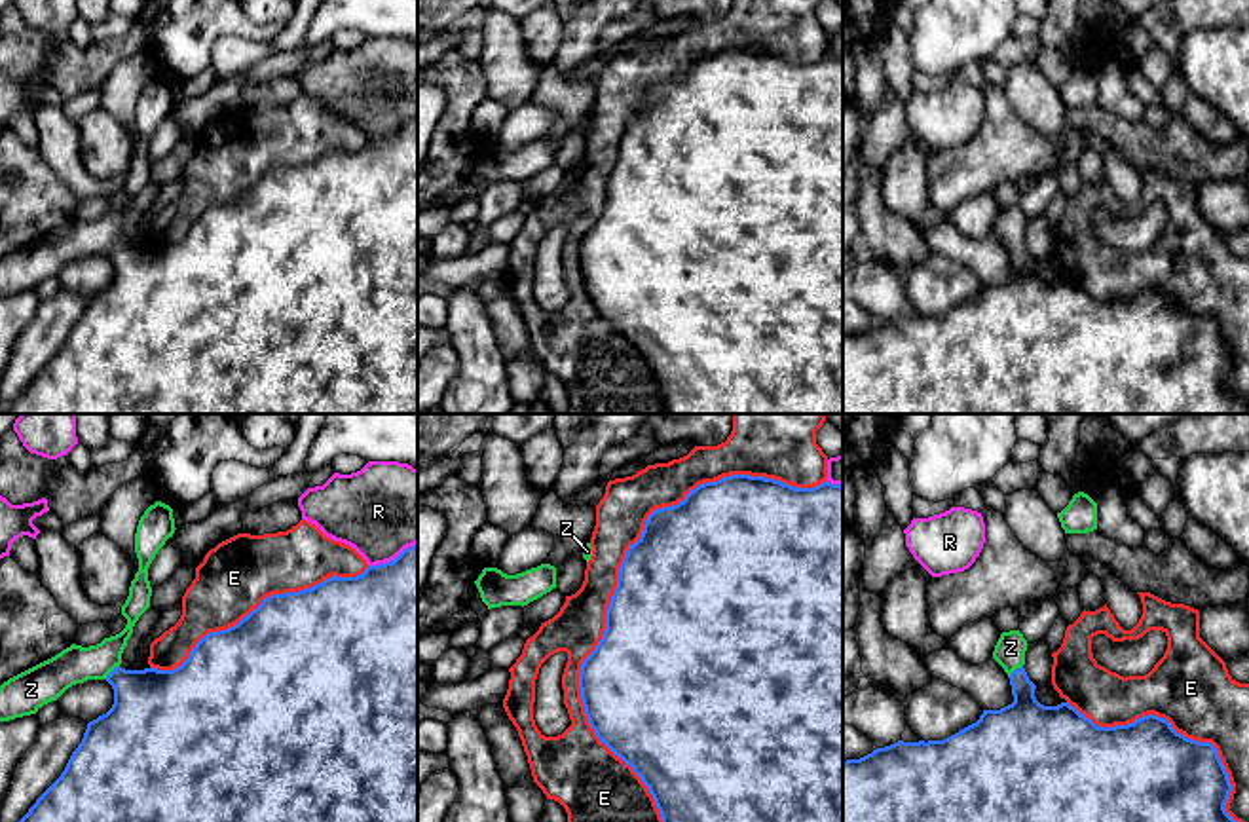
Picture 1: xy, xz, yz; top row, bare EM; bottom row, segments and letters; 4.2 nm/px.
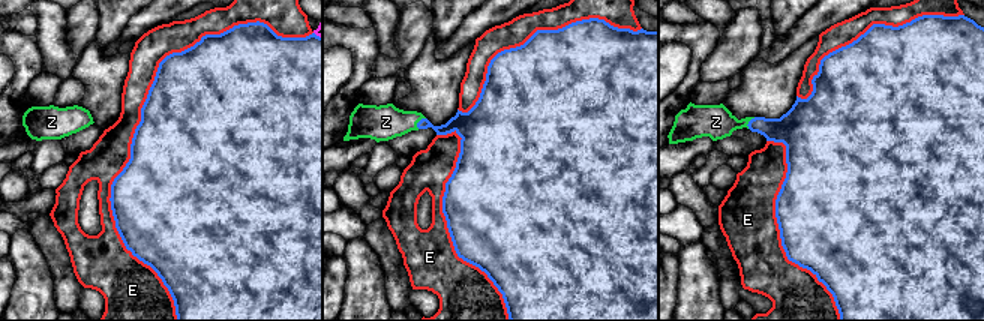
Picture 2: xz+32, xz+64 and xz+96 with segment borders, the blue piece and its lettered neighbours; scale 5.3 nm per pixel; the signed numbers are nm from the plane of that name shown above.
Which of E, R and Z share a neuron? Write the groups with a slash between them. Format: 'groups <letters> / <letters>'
groups E / R / Z

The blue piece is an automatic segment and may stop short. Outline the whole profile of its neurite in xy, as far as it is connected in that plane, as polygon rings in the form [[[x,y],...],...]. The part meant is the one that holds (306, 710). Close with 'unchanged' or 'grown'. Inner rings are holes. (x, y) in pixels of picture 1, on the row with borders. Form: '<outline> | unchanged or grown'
[[[161,501],[150,505],[139,520],[135,552],[139,571],[121,606],[125,628],[97,645],[72,644],[55,657],[9,678],[0,685],[0,721],[36,714],[44,704],[57,701],[68,687],[87,680],[106,680],[114,689],[112,708],[87,723],[82,742],[72,752],[61,776],[36,799],[19,822],[418,822],[418,543],[404,549],[395,560],[368,566],[357,577],[328,577],[298,592],[271,594],[237,625],[209,632],[173,670],[125,670],[121,653],[139,617],[150,607],[152,587],[148,568],[158,551],[175,533],[173,509]]] | grown

